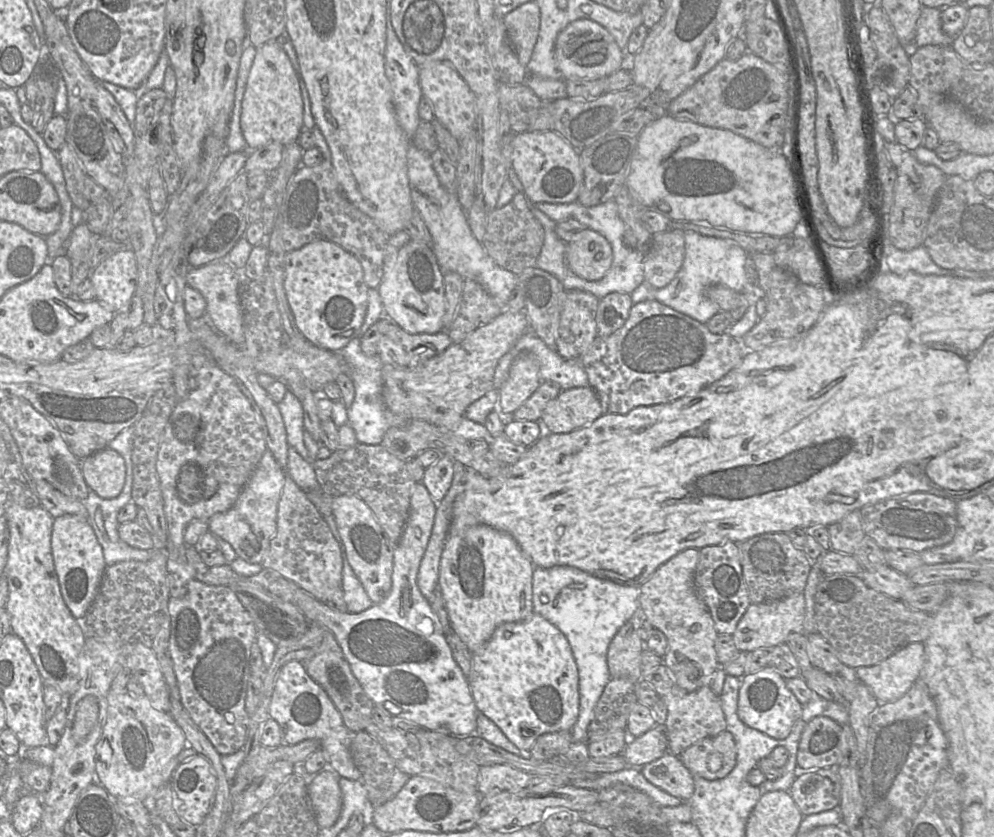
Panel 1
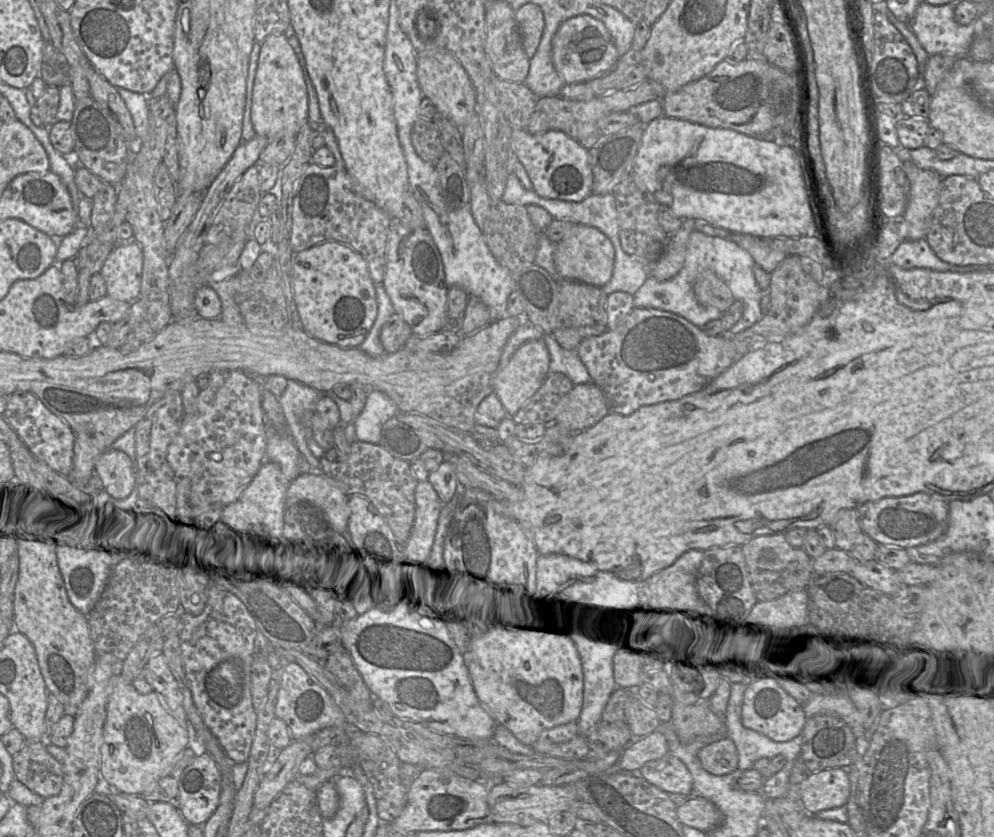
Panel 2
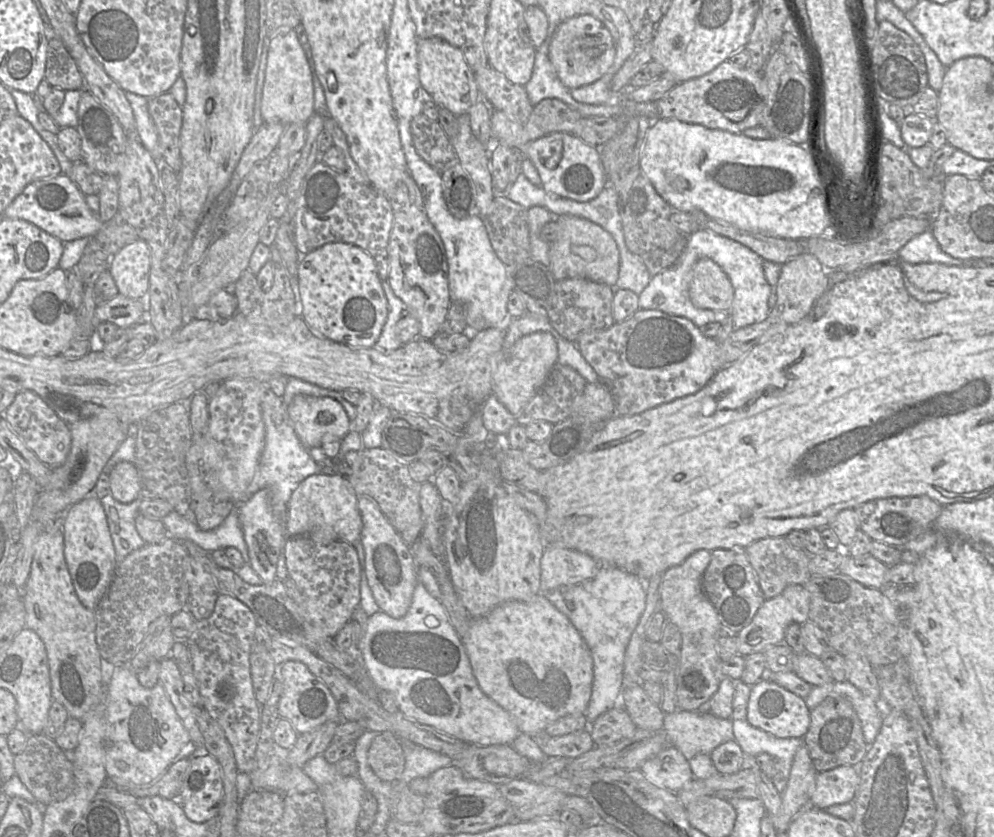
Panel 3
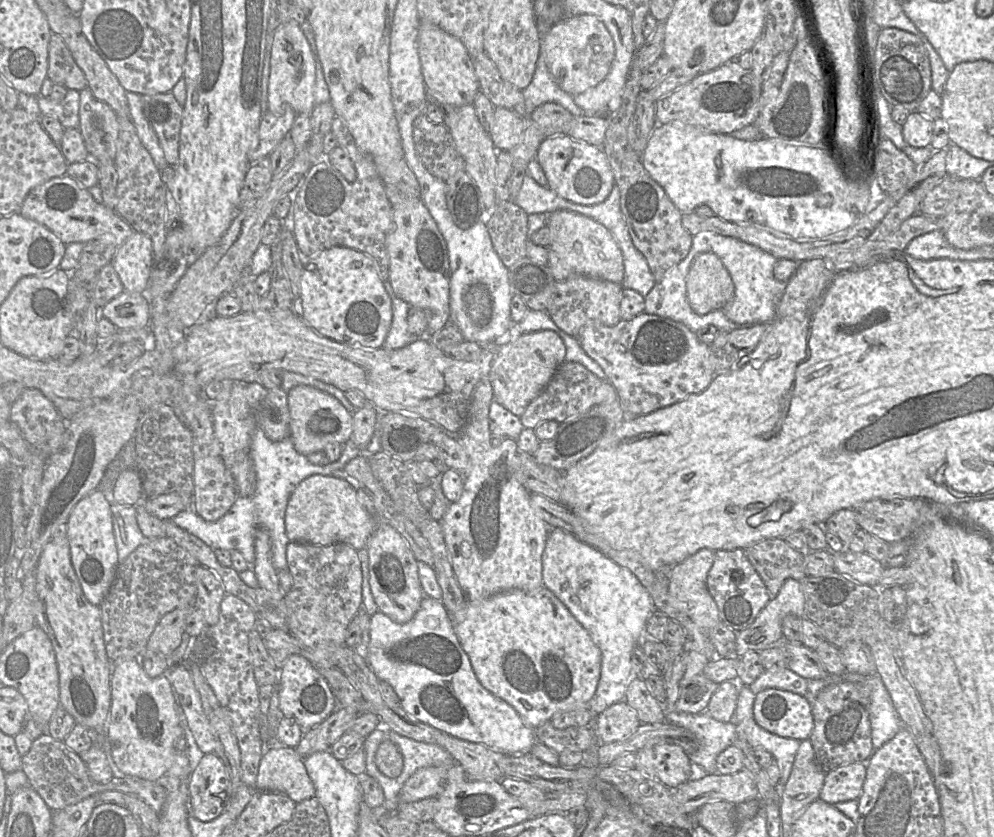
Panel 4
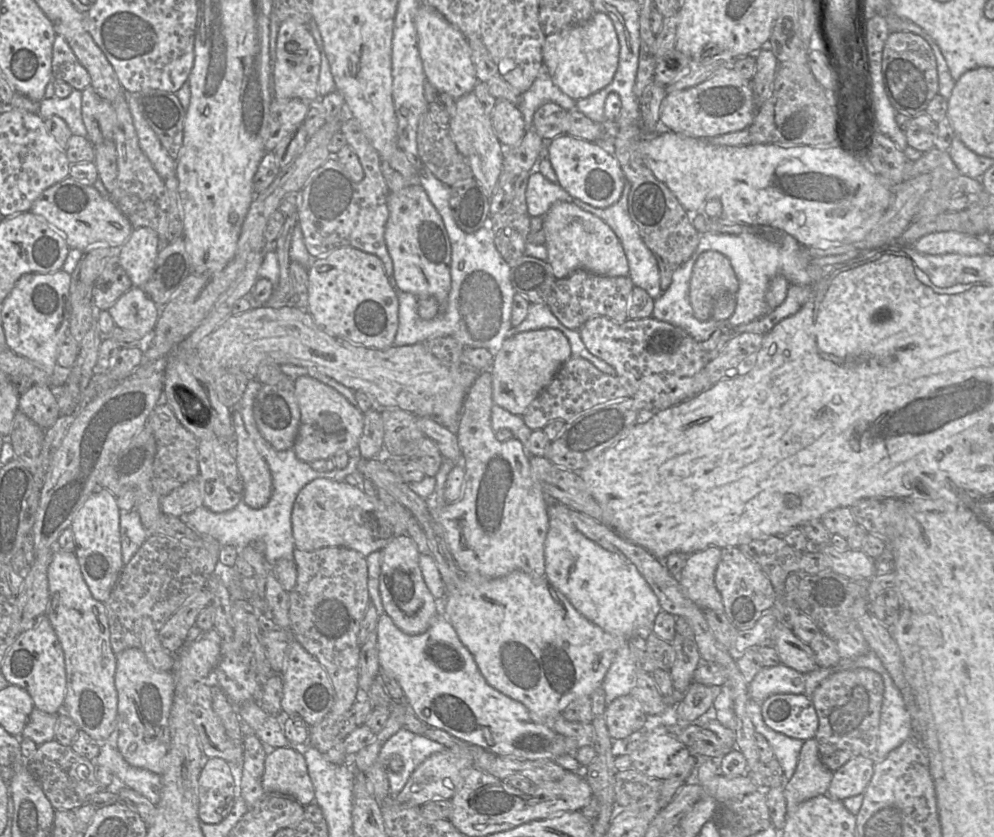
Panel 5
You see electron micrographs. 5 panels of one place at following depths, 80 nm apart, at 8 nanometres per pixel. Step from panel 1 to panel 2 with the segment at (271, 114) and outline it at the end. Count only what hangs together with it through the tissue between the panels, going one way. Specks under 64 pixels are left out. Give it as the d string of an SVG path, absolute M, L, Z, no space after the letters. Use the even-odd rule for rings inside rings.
M284 34L272 35L261 43L251 106L251 121L256 135L272 139L278 135L298 134L308 124L308 93L303 69Z

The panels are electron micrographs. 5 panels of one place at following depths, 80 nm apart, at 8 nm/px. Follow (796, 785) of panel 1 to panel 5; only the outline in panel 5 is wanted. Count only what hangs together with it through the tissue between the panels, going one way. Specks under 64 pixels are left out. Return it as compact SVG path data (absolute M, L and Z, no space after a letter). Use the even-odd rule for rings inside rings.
M866 756L850 759L833 772L826 795L843 801L846 798L864 794L874 773L875 761Z

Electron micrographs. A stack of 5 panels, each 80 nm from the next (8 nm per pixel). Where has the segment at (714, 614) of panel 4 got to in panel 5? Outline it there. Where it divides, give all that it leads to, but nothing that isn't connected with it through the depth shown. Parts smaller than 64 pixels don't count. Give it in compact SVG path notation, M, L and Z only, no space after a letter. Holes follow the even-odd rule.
M708 547L687 557L678 580L687 597L701 610L724 612L723 602L714 582L721 549Z

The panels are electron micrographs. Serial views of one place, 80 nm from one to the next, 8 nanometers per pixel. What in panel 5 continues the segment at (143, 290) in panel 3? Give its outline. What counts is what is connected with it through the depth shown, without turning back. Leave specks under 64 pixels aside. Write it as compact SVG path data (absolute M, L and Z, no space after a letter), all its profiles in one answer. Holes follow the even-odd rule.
M148 227L133 229L119 249L119 261L133 287L143 287L150 279L159 253L158 236Z

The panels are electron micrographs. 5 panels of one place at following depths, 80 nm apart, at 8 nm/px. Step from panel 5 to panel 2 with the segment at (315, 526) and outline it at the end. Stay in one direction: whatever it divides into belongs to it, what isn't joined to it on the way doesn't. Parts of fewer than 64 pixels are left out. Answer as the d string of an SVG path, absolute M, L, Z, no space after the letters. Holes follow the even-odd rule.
M300 474L290 482L287 506L307 502L319 511L324 523L334 529L343 540L349 537L349 497L325 474Z

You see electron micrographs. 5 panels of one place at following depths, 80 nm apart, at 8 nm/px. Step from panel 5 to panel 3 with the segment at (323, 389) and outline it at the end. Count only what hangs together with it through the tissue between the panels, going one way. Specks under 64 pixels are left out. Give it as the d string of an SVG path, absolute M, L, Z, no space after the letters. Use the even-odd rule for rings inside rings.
M296 395L288 404L287 413L301 444L308 450L313 447L321 447L325 442L341 440L351 430L351 422L341 404L328 396Z

